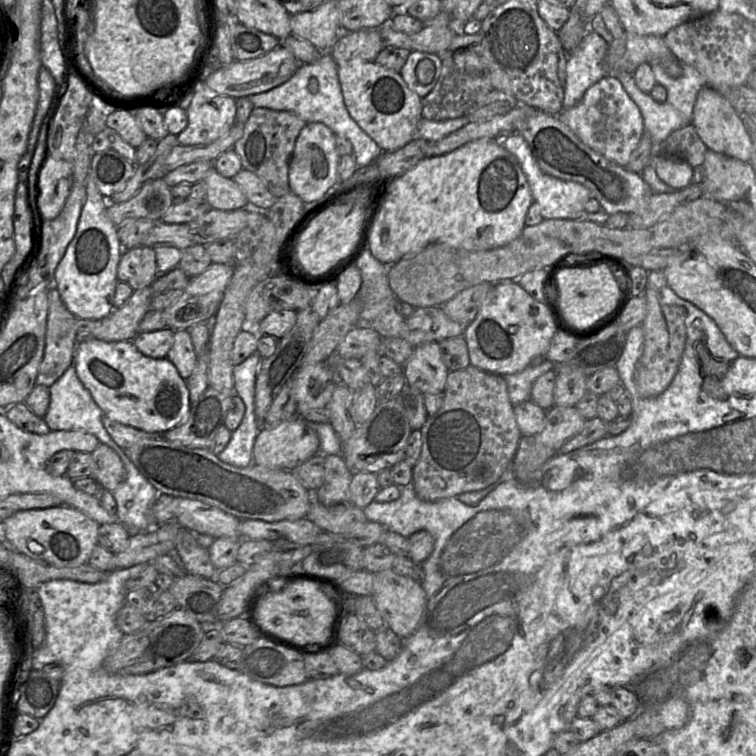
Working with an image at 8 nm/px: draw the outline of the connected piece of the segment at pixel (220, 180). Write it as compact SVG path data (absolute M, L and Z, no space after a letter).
M212 167L203 178L206 184L205 200L210 208L218 210L236 210L249 203L241 188L232 178L220 175Z

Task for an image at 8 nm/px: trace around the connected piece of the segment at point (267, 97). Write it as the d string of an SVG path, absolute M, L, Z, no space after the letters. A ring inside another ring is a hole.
M321 54L312 63L300 64L293 76L281 85L246 97L252 102L254 108L288 111L296 114L306 123L320 122L326 125L335 135L342 136L351 142L357 167L374 162L383 152L348 113L338 79L337 64L331 54Z

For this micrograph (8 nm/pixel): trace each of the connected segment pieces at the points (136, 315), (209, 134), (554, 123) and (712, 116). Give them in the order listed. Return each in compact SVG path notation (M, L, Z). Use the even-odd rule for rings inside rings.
M146 286L133 291L129 300L119 308L114 308L113 311L106 317L100 320L100 325L90 331L90 333L78 333L77 344L85 340L98 339L108 342L122 341L122 340L133 340L138 334L138 325L150 310L150 303L152 299L151 286Z
M203 81L196 85L186 112L187 126L177 135L180 145L208 144L225 135L236 122L236 99L212 93L204 88Z
M535 110L535 114L528 117L516 133L527 142L542 172L582 184L609 215L618 212L632 214L653 193L640 173L631 172L591 149L557 116Z
M711 86L699 91L691 123L708 150L750 162L752 142L744 122L731 103Z

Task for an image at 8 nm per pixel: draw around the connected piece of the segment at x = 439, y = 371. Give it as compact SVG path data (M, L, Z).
M435 342L415 347L411 357L403 365L407 385L417 389L423 395L443 393L448 373L439 344Z

